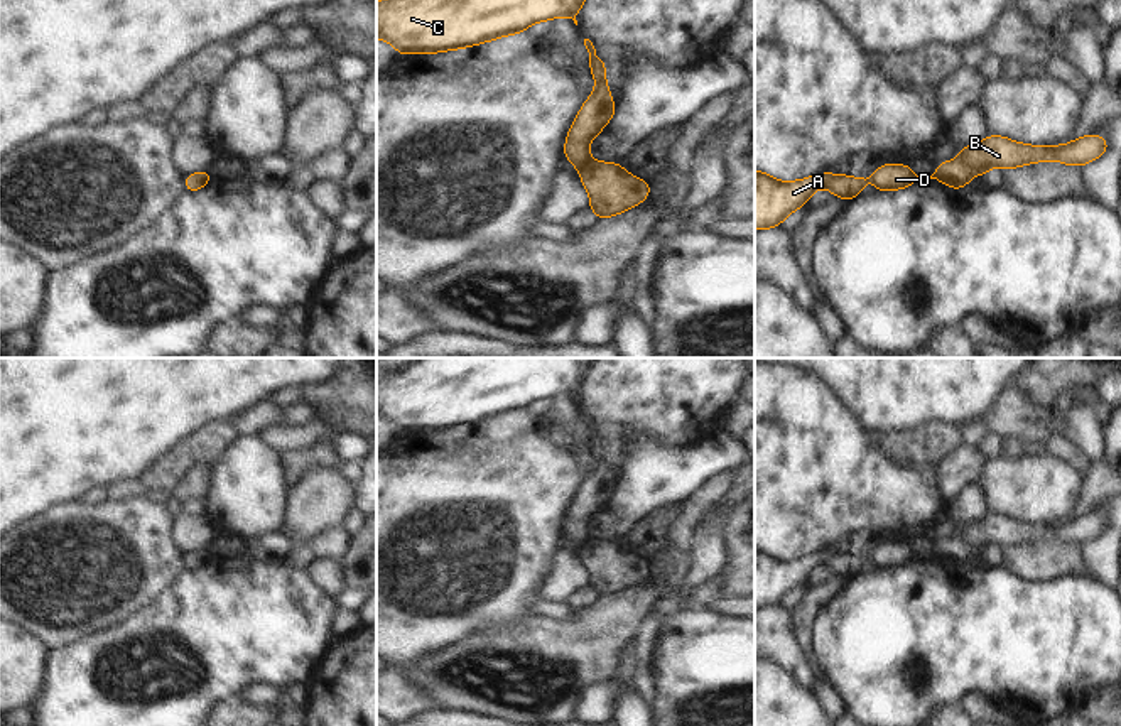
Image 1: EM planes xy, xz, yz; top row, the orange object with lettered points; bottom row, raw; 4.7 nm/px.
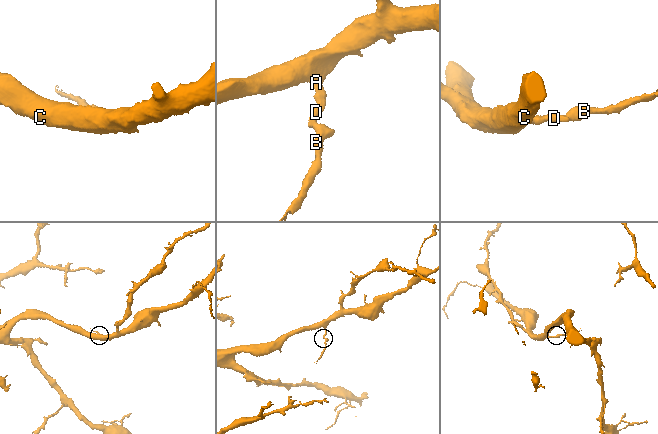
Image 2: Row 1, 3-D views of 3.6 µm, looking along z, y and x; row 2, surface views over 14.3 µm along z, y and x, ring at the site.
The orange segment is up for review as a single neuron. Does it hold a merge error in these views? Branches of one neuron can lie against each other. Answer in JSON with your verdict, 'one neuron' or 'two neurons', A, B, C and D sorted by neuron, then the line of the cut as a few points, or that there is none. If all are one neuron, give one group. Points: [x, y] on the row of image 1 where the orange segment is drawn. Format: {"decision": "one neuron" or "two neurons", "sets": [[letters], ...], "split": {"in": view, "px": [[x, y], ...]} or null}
{"decision": "two neurons", "sets": [["A", "C", "D"], ["B"]], "split": {"in": "xz", "px": [[590, 157], [579, 167]]}}

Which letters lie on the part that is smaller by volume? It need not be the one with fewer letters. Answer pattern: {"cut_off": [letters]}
{"cut_off": ["B"]}

